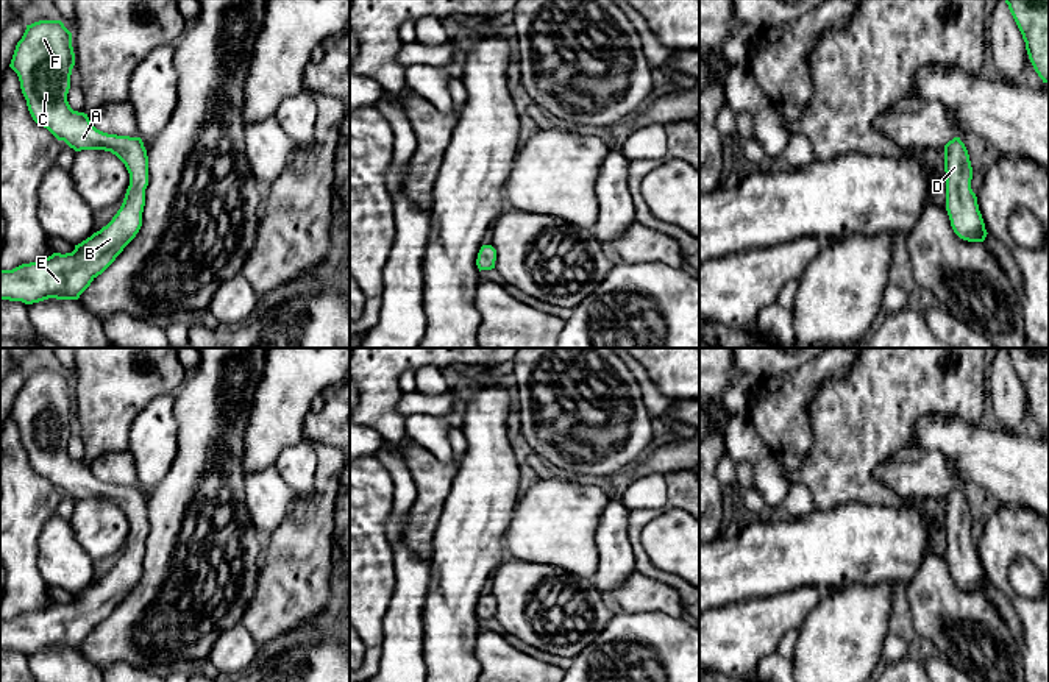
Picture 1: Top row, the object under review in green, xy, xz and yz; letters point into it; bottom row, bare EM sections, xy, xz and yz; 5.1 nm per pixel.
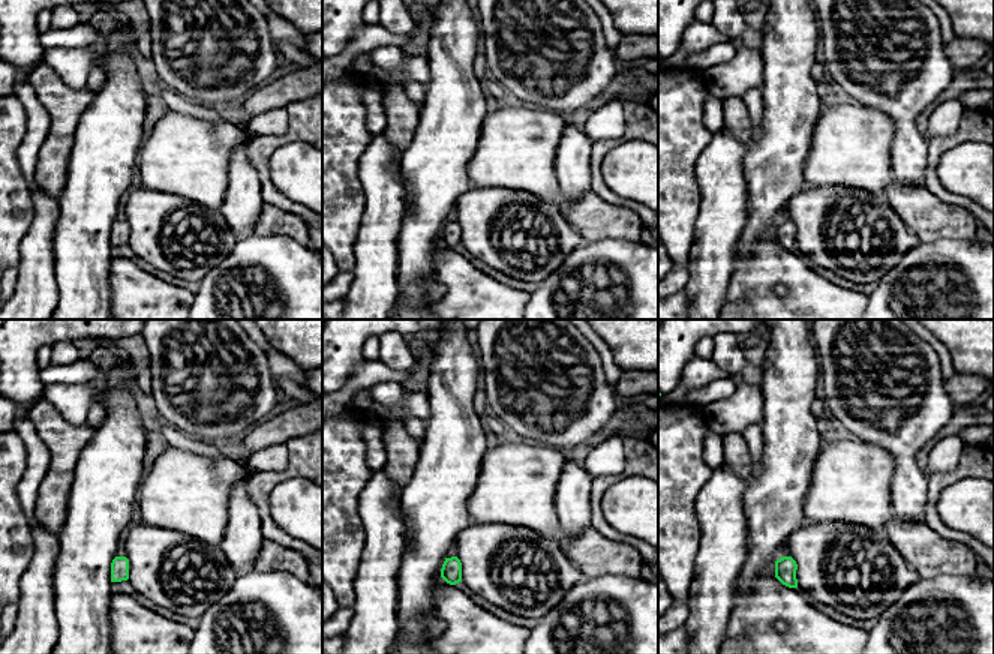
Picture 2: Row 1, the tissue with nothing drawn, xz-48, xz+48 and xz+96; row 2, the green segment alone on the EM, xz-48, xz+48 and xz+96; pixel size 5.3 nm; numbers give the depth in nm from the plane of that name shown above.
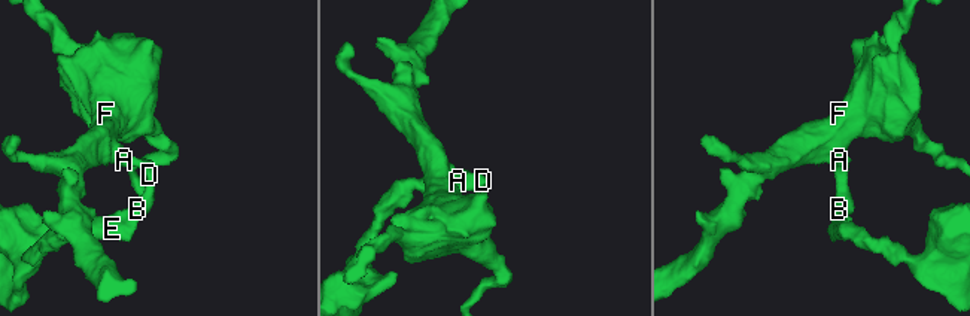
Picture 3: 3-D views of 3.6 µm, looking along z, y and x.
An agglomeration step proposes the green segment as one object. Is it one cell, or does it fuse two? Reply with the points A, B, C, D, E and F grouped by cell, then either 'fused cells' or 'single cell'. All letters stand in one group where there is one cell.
groups A B C D E F; single cell

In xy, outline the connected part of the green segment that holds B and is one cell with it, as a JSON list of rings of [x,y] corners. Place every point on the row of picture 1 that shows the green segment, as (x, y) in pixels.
[[[39,20],[27,25],[9,64],[19,76],[20,89],[33,120],[47,128],[58,140],[64,140],[75,151],[105,150],[116,155],[130,173],[130,186],[112,220],[75,245],[72,253],[53,253],[37,262],[22,264],[12,270],[0,270],[0,300],[22,301],[25,304],[48,298],[78,300],[91,282],[116,261],[142,226],[145,189],[148,186],[148,156],[144,142],[140,137],[103,133],[91,123],[87,114],[70,108],[67,94],[73,66],[72,33],[61,20]]]

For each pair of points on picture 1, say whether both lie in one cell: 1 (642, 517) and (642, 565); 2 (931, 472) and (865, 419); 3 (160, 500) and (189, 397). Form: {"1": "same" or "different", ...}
{"1": "same", "2": "different", "3": "same"}

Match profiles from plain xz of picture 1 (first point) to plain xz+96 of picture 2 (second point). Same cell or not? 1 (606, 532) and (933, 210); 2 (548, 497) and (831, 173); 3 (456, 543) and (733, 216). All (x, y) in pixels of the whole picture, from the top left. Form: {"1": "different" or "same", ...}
{"1": "different", "2": "same", "3": "different"}

